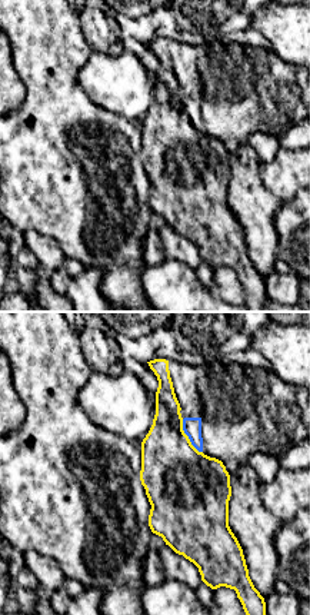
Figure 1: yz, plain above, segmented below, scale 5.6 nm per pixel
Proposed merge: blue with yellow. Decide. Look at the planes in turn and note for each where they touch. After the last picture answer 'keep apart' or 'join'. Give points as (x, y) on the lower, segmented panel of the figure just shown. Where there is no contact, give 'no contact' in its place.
contact (187, 435)

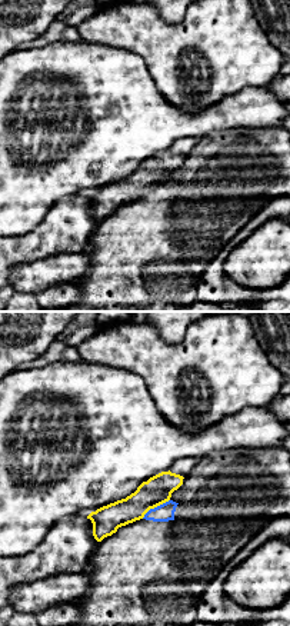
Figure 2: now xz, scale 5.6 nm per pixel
contact (154, 508)

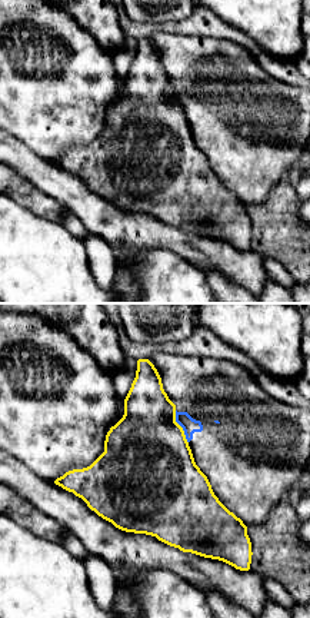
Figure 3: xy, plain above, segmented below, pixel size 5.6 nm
contact (180, 425)

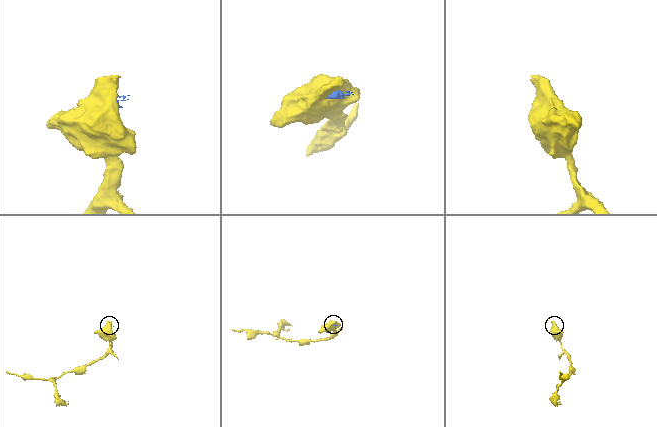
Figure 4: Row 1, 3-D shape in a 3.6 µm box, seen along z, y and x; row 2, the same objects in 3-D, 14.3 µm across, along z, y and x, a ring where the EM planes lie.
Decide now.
keep apart

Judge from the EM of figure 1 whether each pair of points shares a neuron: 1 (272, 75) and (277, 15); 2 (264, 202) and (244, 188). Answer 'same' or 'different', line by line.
1: different
2: same

